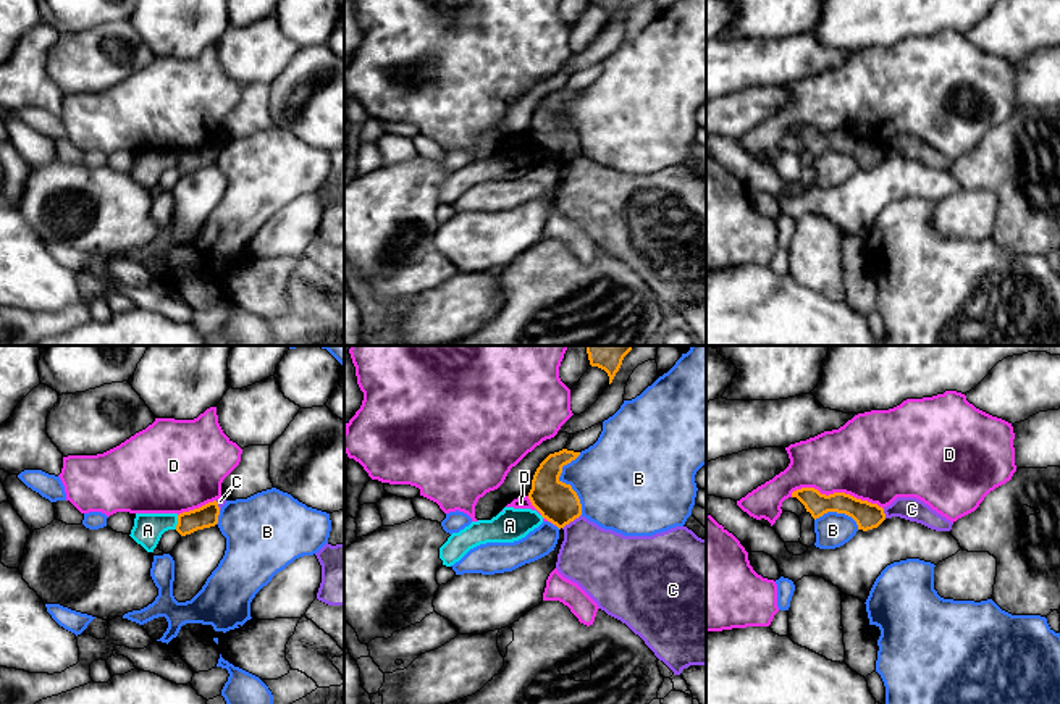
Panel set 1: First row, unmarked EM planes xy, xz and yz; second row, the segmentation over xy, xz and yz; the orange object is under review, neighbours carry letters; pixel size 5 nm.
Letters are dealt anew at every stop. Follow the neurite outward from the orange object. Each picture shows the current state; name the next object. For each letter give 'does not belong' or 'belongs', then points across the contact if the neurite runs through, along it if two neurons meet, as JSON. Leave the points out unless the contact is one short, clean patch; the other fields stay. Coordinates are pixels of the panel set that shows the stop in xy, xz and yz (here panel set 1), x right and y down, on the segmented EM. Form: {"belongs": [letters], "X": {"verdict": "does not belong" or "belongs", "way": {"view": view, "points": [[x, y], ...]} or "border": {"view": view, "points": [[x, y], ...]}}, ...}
{"belongs": [], "A": {"verdict": "does not belong", "border": {"view": "xy", "points": [[178, 515], [175, 528]]}}, "B": {"verdict": "does not belong"}, "C": {"verdict": "does not belong", "border": {"view": "xz", "points": [[580, 514], [563, 528]]}}, "D": {"verdict": "does not belong"}}

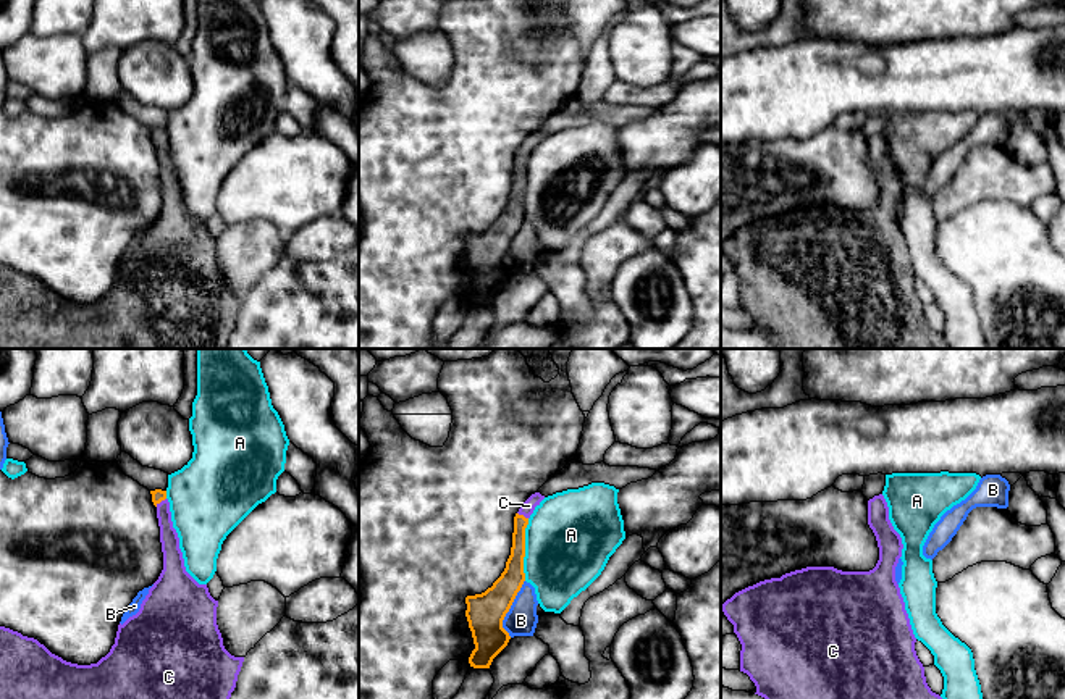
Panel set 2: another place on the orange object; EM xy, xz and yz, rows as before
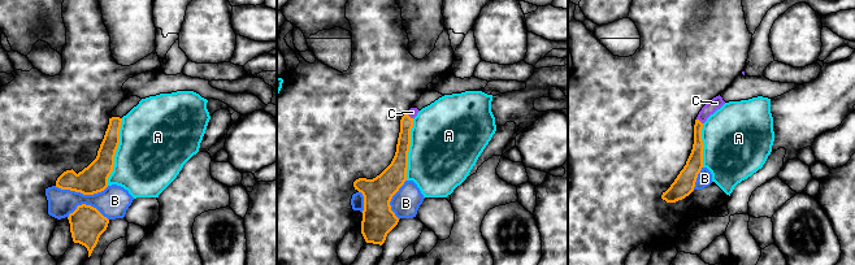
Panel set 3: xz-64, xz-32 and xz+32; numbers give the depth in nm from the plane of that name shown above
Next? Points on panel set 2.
{"belongs": ["C"], "A": {"verdict": "does not belong"}, "B": {"verdict": "does not belong"}, "C": {"verdict": "belongs", "way": {"view": "xy", "points": [[157, 496], [160, 501], [170, 543]]}}}

